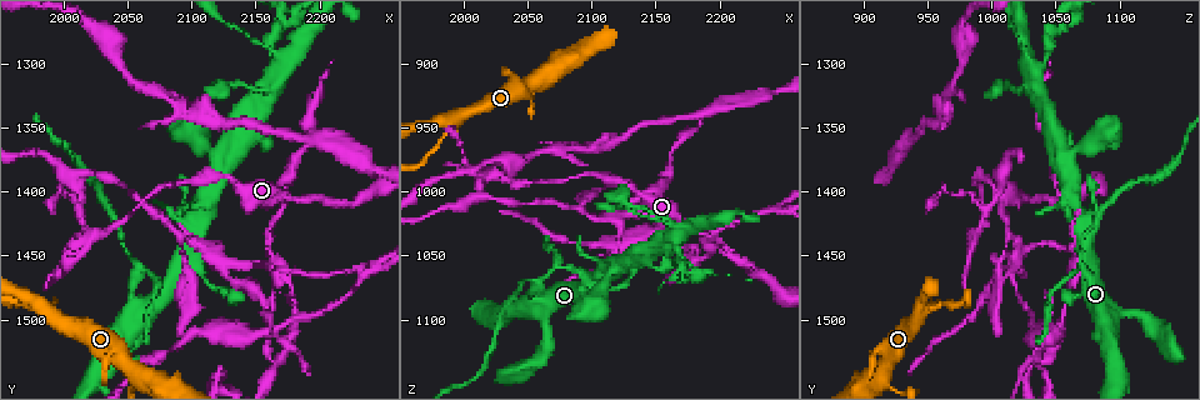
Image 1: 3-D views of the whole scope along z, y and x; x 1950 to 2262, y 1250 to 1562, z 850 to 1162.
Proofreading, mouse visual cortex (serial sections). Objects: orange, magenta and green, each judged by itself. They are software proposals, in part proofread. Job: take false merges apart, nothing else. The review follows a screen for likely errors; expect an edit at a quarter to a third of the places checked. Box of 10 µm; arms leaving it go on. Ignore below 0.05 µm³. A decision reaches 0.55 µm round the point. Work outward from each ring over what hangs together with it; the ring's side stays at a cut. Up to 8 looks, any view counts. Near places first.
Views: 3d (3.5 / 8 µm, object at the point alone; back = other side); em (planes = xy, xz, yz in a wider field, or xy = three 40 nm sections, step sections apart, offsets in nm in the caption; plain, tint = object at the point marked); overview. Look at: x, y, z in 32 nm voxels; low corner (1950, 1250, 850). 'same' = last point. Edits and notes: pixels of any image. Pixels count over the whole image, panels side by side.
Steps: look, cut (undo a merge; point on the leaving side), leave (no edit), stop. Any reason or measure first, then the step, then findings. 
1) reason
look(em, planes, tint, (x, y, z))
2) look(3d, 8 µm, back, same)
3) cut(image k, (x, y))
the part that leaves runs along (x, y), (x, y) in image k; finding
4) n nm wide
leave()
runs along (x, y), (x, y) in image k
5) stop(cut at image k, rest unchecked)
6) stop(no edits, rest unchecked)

sudden change in width
look(3d, 3.5 µm, (2056, 1542, 914))

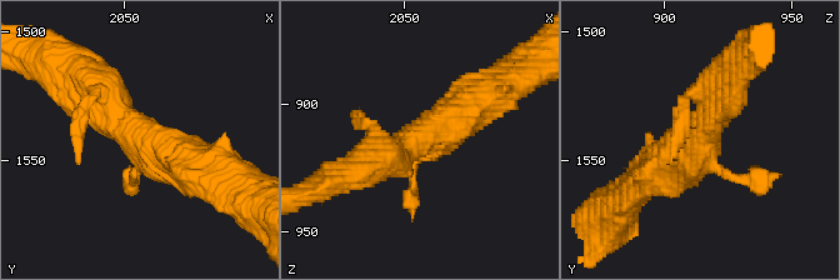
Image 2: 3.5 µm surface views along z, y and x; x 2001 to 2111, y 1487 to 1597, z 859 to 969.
3 arms; arms of 100, 500, 500 nm
look(em, xy, step 1, tint, (2058, 1541, 914))

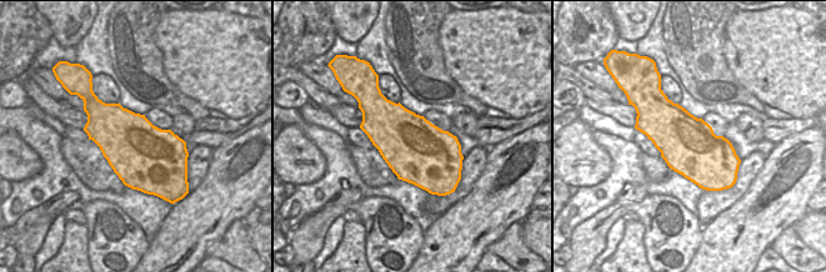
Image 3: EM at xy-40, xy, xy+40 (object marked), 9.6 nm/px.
leave()
runs along (89, 78), (139, 139), (208, 174) in image 2; continuous, no second cell

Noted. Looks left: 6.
sudden change in width
look(3d, 3.5 µm, (2094, 1392, 984))

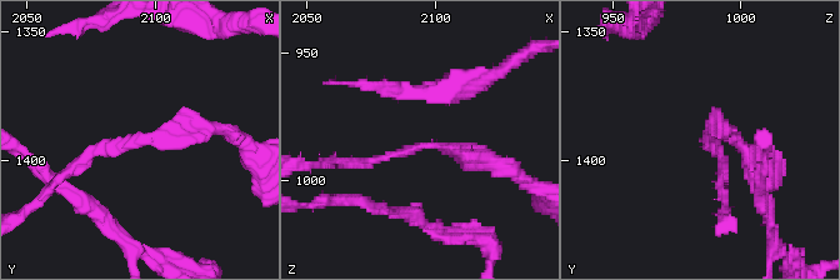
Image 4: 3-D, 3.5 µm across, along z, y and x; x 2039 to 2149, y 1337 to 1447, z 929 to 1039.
arms of 100, 250 nm
look(em, planes, tint, (2096, 1392, 985))

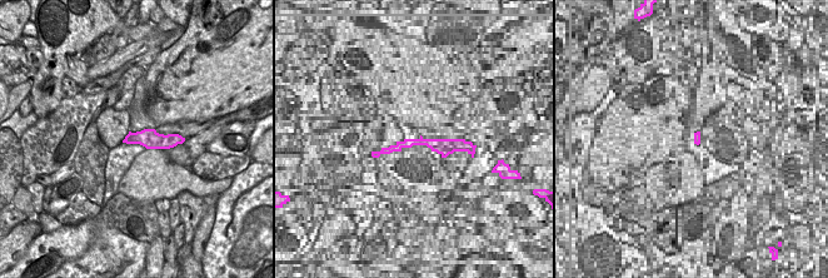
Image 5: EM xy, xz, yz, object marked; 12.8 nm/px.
leave()
runs along (223, 128), (103, 146), (73, 165) in image 4; continuous, no second cell

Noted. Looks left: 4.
thin neck
look(3d, 3.5 µm, back, (2056, 1460, 1070))

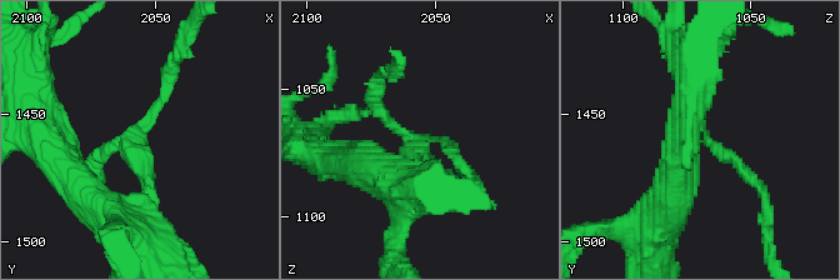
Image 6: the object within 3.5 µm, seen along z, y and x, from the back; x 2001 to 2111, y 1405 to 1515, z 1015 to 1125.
look(em, planes, tint, (2057, 1457, 1071))

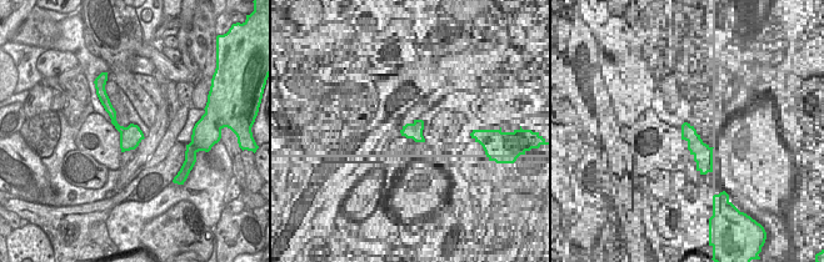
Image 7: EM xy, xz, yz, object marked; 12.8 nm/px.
cut(image 6, (93, 158))
the part that leaves runs along (133, 138), (168, 91), (186, 38) in image 6; two cells meet here

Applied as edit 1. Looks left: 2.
arms part here
look(em, xy, step 5, tint, (2022, 1432, 990))

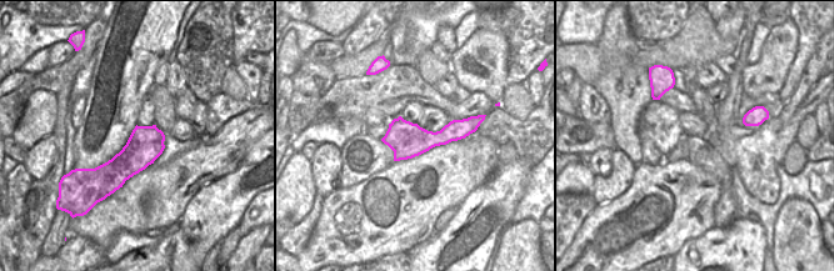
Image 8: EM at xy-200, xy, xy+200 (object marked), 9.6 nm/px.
wider look
look(3d, 3.5 µm, same)

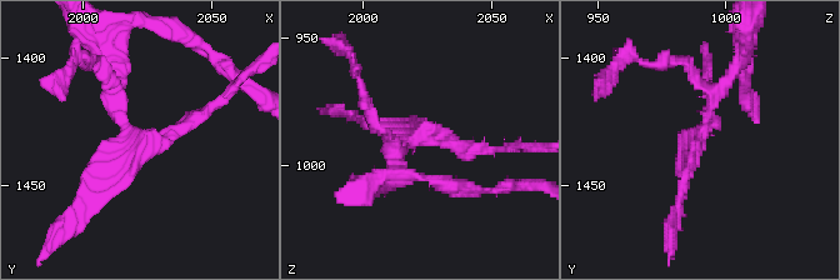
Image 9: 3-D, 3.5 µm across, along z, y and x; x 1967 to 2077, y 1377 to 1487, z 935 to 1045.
cut(image 9, (395, 149))
two cells meet here

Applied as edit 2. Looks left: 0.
stop(cut at image 6, cut at image 9, rest unchecked)

